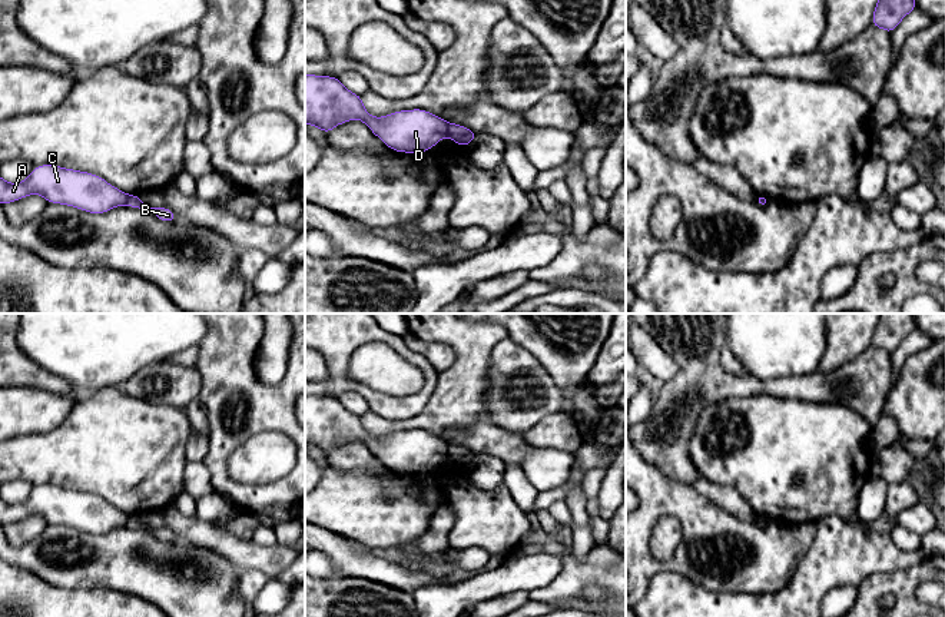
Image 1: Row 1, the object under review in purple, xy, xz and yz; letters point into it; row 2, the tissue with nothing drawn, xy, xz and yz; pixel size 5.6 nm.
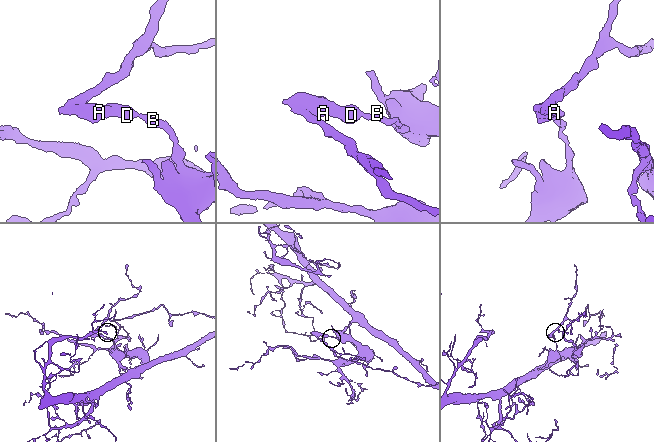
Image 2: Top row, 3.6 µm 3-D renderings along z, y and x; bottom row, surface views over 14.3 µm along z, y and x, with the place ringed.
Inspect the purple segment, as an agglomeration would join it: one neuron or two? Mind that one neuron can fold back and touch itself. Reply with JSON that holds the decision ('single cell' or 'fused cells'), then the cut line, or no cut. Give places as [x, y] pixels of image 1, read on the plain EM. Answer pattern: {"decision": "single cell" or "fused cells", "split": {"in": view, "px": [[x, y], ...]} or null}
{"decision": "fused cells", "split": {"in": "xz", "px": [[450, 444], [446, 455]]}}

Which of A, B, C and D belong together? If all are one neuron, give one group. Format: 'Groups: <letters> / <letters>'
Groups: A C D / B

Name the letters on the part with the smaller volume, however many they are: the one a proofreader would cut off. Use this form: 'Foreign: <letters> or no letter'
Foreign: A, C, D

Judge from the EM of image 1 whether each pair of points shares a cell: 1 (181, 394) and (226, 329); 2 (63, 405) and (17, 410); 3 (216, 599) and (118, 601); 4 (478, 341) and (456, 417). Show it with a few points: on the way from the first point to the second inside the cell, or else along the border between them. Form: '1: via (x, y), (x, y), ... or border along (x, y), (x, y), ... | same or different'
1: border along (194, 367), (199, 374), (199, 397) | different
2: via (52, 408), (29, 410) | same
3: border along (113, 591), (135, 594), (151, 601) | different
4: via (471, 360), (467, 380), (461, 387), (458, 398) | same

